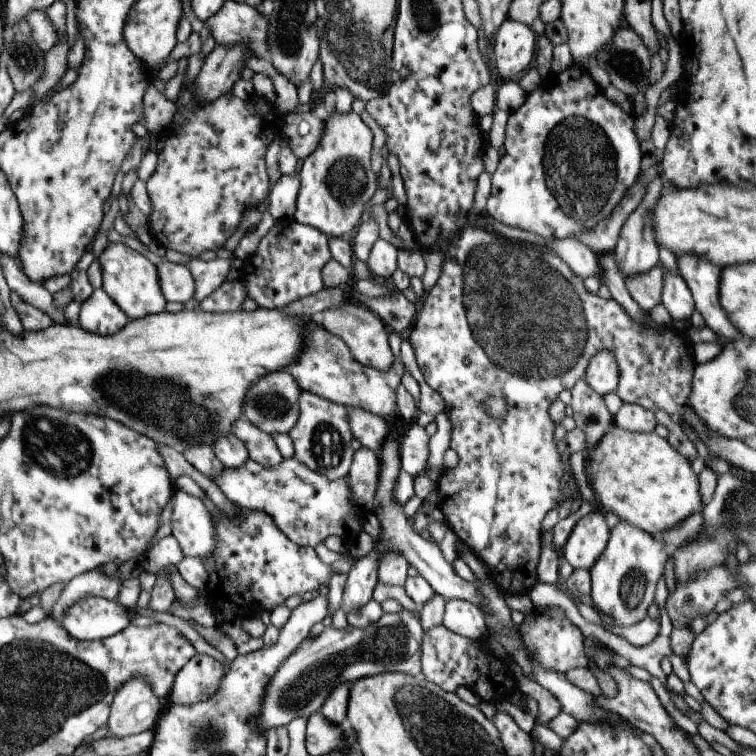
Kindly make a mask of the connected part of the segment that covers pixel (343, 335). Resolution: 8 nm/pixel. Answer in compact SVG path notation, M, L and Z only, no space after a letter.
M345 301L339 306L321 312L317 320L323 329L343 340L353 359L361 365L385 372L395 362L387 341L390 331L372 311L363 305L355 305Z

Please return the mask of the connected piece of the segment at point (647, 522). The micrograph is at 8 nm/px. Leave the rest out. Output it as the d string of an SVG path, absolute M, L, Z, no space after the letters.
M613 424L589 454L591 456L587 458L587 476L599 509L615 514L620 522L635 526L651 536L659 536L665 530L676 528L681 522L697 514L697 510L702 510L697 474L691 470L689 461L669 445L666 439L657 437L653 431L630 432Z

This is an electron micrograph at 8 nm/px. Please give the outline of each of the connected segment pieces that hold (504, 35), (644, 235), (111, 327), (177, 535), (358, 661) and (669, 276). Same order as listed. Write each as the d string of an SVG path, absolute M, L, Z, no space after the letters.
M506 19L495 32L493 55L499 76L517 82L532 65L535 33L521 22Z
M658 166L658 175L653 182L647 184L645 188L645 194L641 198L639 206L627 216L627 222L623 224L621 232L617 237L613 250L613 260L617 262L617 268L619 268L619 274L623 280L627 280L629 276L639 276L643 272L649 272L656 265L659 264L658 260L658 246L653 242L653 228L651 228L651 212L649 208L655 204L655 198L659 198L659 194L666 187L665 182L662 180L661 168Z
M102 289L93 291L80 306L79 328L85 332L109 336L119 332L128 322L127 316Z
M173 489L171 500L171 534L183 557L209 558L217 546L213 520L202 502L181 490Z
M405 608L399 612L401 614L383 613L379 620L363 630L351 627L341 632L329 626L319 636L305 638L269 678L259 714L255 718L257 728L265 733L270 728L286 727L293 718L308 718L317 713L337 682L353 683L362 677L377 676L383 672L399 672L419 678L423 642L420 618Z
M663 270L662 305L669 314L672 323L689 320L694 312L694 304L679 274Z

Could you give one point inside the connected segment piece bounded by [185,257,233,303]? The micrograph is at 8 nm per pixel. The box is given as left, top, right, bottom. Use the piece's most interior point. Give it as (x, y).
(207, 276)

